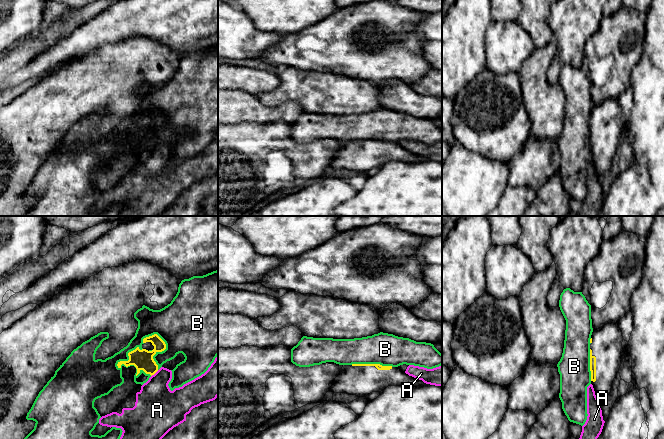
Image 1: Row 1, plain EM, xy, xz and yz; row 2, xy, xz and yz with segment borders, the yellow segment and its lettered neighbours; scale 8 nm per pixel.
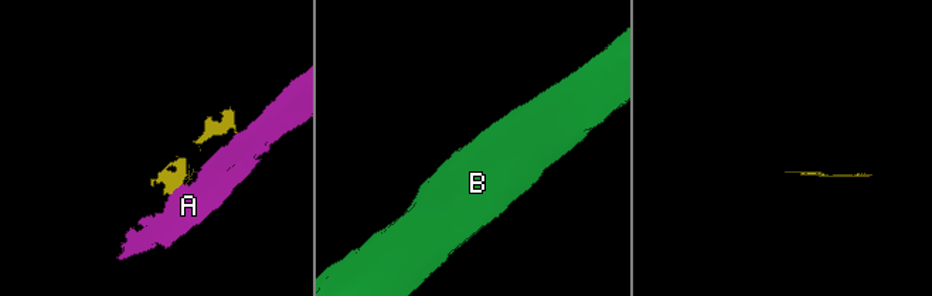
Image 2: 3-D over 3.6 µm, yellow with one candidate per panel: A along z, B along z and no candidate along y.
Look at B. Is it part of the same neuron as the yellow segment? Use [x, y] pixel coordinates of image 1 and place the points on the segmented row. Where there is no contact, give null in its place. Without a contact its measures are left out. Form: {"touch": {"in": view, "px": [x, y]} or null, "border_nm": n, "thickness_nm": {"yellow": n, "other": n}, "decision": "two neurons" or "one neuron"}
{"touch": {"in": "xy", "px": [135, 366]}, "border_nm": 300, "thickness_nm": {"yellow": 160, "other": 240}, "decision": "two neurons"}

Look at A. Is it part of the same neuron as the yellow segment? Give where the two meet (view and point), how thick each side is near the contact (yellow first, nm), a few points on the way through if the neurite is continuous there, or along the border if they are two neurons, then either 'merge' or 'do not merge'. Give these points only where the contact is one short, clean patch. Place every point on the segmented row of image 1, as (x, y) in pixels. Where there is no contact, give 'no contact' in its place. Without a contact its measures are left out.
contact xy (154, 373); calibres 160 and 320 nm; border xy (158, 370), (151, 376); do not merge

